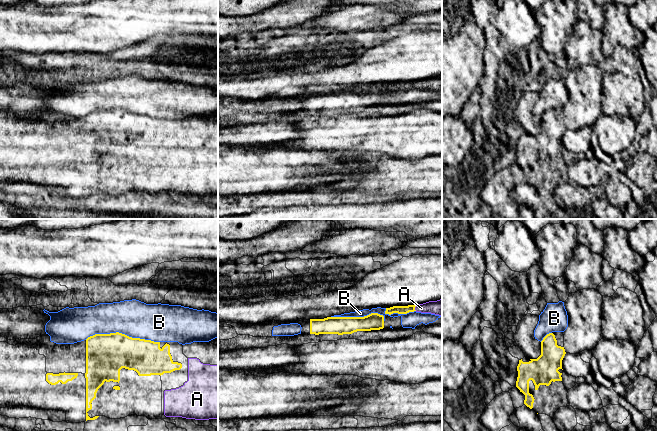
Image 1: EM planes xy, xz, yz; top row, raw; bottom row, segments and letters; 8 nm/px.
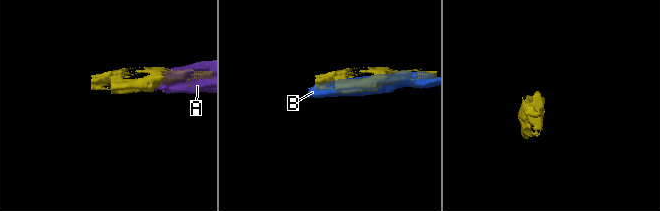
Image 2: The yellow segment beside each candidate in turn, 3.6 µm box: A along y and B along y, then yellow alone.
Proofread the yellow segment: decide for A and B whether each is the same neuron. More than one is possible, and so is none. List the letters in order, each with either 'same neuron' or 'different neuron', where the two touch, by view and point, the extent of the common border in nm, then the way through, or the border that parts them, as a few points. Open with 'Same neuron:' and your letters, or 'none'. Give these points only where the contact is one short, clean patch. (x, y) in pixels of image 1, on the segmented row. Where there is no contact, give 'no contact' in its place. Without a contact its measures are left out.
Same neuron: A
A: same neuron | xz (414, 308) | 50 nm
B: different neuron | xy (121, 333) | 600 nm

